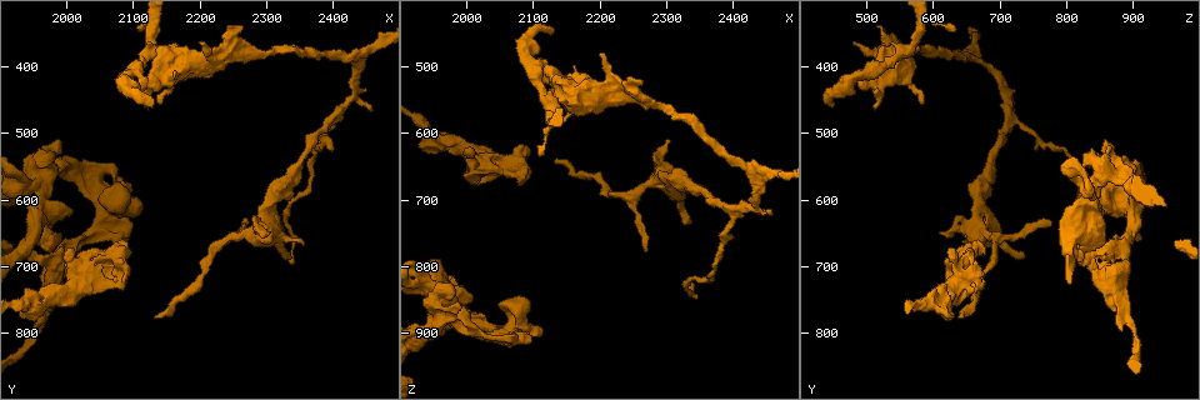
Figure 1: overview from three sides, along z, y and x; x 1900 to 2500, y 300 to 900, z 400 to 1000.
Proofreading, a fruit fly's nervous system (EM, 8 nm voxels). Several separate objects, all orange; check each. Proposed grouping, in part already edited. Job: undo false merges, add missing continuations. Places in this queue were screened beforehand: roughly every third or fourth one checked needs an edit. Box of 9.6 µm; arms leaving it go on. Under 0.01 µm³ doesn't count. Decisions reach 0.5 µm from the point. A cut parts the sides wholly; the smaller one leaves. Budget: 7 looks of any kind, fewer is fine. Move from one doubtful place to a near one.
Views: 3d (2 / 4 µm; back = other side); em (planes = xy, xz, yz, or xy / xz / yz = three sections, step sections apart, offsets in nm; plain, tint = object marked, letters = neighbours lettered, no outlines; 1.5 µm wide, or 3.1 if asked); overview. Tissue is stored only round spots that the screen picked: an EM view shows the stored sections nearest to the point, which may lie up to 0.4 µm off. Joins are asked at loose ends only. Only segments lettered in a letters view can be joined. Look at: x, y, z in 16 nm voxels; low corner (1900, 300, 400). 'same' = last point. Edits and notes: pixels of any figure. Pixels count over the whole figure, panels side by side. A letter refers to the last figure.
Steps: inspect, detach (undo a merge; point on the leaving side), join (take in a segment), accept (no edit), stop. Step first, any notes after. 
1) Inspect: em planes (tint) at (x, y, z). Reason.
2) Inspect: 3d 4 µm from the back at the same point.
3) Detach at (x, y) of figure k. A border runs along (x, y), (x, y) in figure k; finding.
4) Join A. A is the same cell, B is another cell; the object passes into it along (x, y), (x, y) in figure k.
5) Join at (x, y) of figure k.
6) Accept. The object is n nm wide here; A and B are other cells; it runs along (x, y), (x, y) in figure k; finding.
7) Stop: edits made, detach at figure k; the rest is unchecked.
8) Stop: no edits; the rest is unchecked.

Inspect: em planes (letters) at (2110, 410, 500). Thick turns thin.

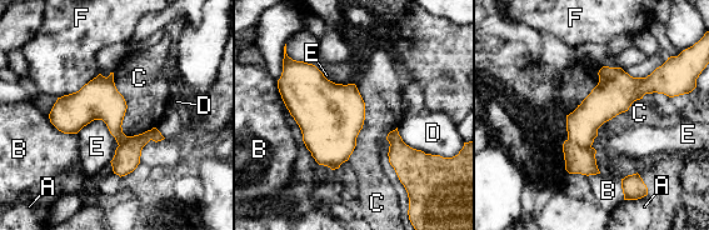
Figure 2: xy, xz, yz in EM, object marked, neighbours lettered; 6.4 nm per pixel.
Detach at (582, 125) of figure 2. The object is 240 nm wide here; the longest contact is with C, 440 nm; A, B, C, D, E and F are other cells; a second neuron is stuck on.

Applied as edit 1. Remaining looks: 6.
Inspect: overview. See it whole again.

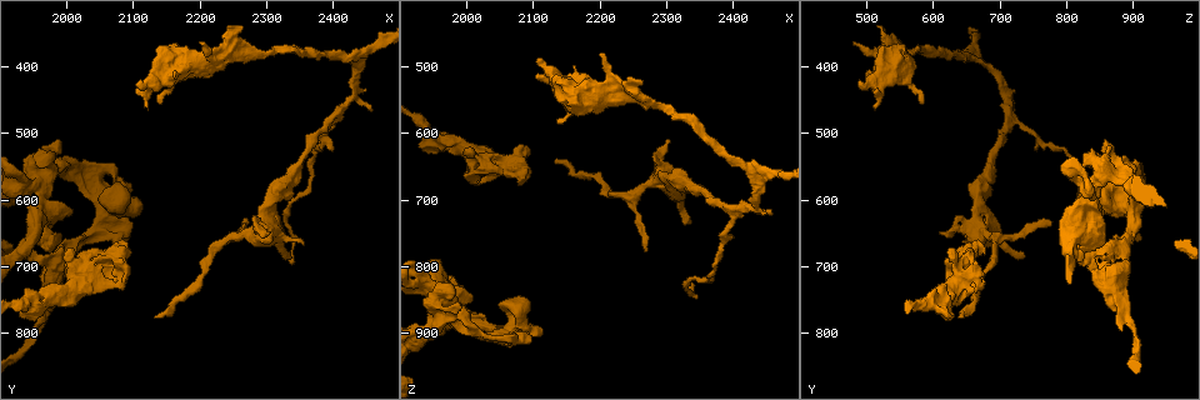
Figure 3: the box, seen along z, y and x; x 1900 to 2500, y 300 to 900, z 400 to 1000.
Inspect: 3d 2 µm at (2090, 725, 620). Branch stops here.

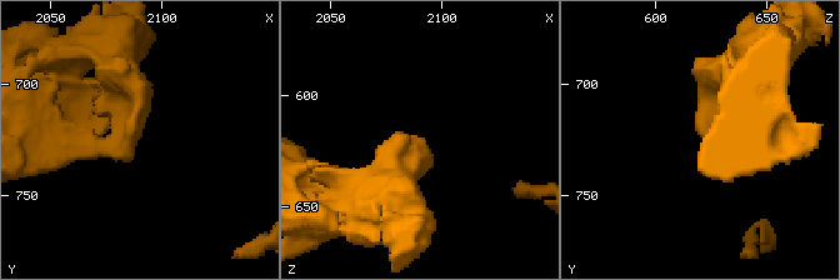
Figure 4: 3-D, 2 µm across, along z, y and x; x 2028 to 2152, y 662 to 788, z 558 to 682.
Inspect: em planes (tint) at (2086, 724, 620). Shape alone is not enough.

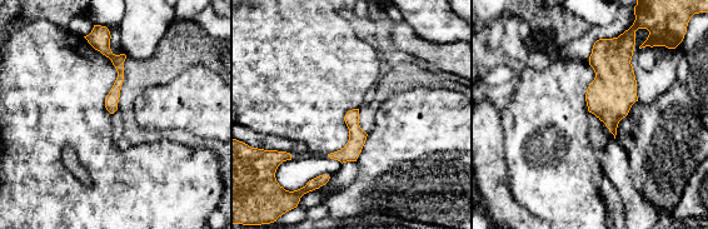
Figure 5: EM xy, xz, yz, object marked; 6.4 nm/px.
Inspect: em planes (letters) at the same point. What lies round it.

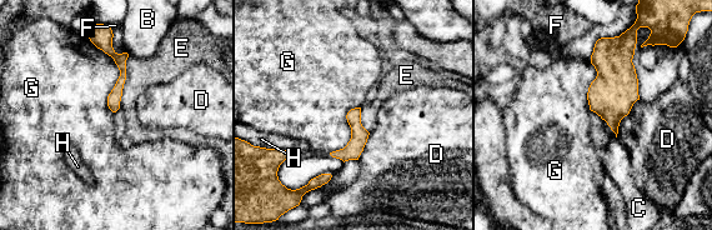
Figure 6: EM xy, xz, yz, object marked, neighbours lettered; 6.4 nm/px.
Accept. The longest contact is with G, 550 nm; B, C, D, E, F, G and H are other cells; it runs along (108, 39), (123, 68), (114, 108) in figure 6; no lettered segment goes on from it.

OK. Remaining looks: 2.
Stop: edits made, detach at figure 2; the rest is unchecked.

